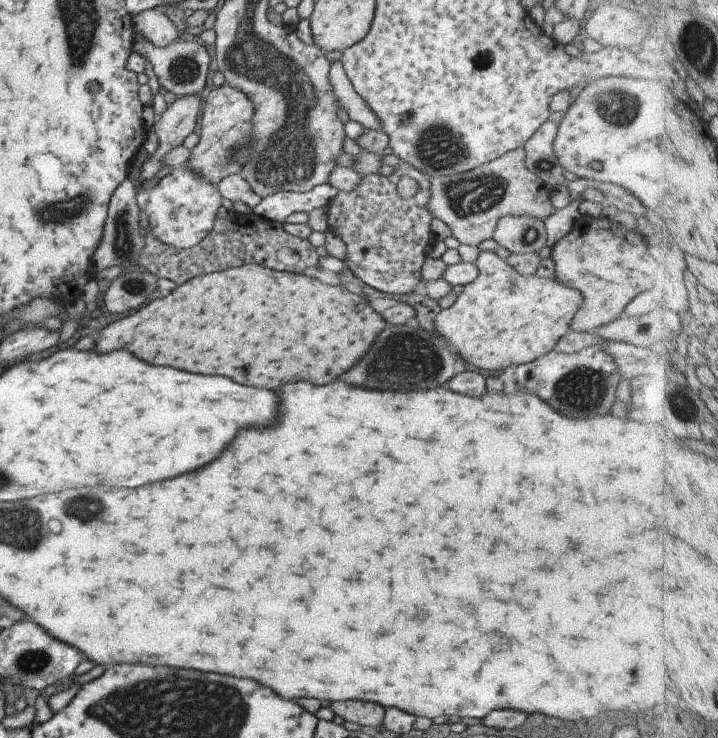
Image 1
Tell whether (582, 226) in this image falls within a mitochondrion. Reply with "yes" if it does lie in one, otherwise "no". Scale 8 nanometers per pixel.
no

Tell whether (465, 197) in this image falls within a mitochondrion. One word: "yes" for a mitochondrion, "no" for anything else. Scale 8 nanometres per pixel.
yes

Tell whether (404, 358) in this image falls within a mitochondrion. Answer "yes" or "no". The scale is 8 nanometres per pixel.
yes

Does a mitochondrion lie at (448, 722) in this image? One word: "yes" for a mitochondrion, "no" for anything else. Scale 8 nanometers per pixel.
no

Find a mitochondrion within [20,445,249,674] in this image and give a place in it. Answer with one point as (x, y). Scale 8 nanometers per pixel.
(85, 508)

